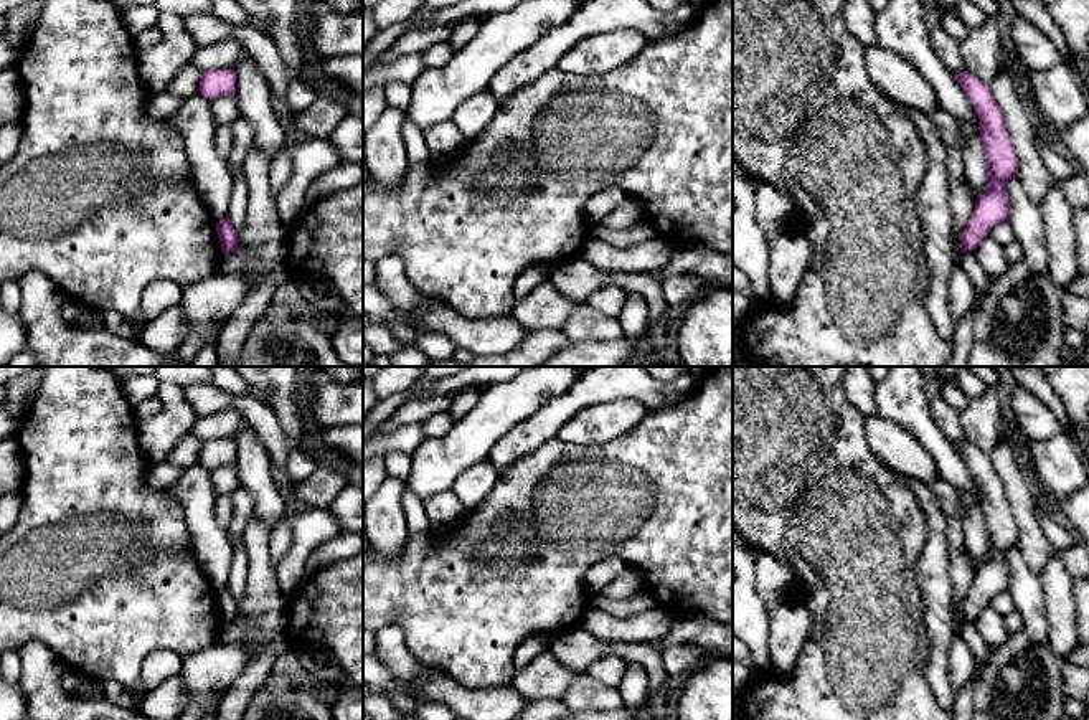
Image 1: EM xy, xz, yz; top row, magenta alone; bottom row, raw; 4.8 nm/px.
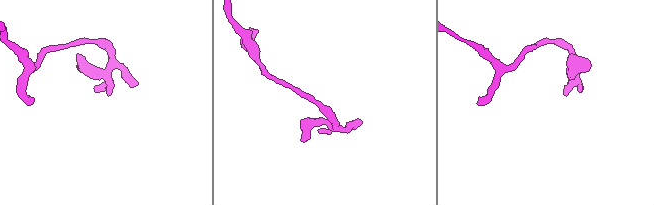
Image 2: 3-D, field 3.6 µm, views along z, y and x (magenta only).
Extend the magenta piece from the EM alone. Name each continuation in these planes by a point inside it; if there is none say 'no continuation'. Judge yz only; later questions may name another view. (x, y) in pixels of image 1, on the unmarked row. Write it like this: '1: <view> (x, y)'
no continuation

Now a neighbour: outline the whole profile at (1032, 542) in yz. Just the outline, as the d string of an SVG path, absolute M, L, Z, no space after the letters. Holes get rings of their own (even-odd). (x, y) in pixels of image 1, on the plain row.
M1000 441L990 452L990 457L1005 484L1008 504L1018 527L1018 548L1028 566L1040 576L1054 548L1044 537L1035 514L1035 499L1030 490L1031 474L1006 441Z

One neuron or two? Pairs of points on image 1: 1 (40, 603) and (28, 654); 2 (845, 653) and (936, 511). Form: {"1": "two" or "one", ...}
{"1": "two", "2": "two"}

